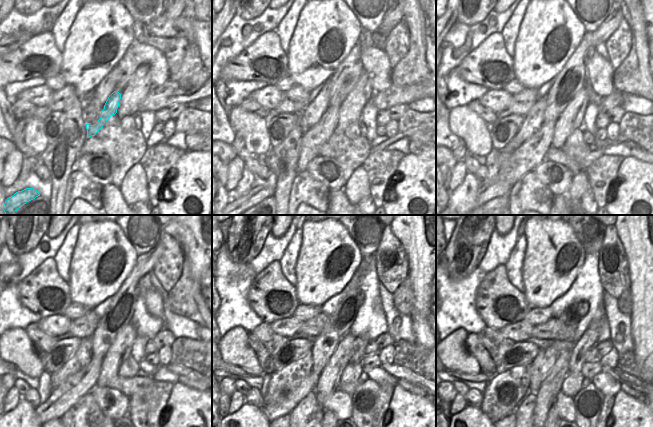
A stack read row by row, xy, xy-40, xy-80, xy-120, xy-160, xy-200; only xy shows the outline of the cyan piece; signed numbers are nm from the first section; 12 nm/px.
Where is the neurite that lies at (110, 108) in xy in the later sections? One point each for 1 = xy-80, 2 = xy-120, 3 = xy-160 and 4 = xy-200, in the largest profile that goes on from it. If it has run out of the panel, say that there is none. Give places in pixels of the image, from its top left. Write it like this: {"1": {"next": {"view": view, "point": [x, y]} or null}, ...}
{"1": {"next": {"view": "xy-80", "point": [533, 152]}}, "2": {"next": {"view": "xy-120", "point": [52, 408]}}, "3": {"next": {"view": "xy-160", "point": [273, 411]}}, "4": {"next": {"view": "xy-200", "point": [526, 393]}}}

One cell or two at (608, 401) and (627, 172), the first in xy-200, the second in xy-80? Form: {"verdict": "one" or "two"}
{"verdict": "two"}

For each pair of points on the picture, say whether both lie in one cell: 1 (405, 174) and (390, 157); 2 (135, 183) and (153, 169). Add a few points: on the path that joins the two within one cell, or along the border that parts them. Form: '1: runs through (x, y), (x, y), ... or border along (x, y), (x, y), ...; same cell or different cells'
1: border along (405, 155), (398, 163), (386, 186); different cells
2: border along (138, 163), (145, 173), (146, 190), (149, 198); different cells

